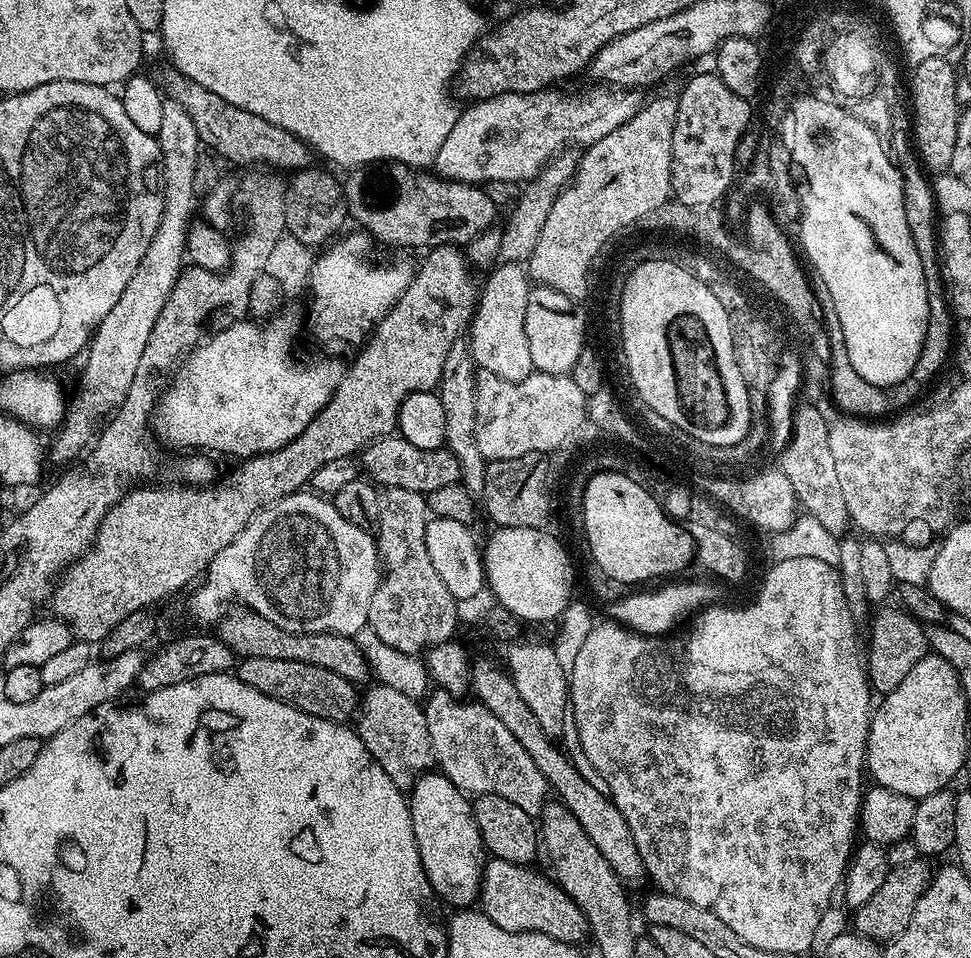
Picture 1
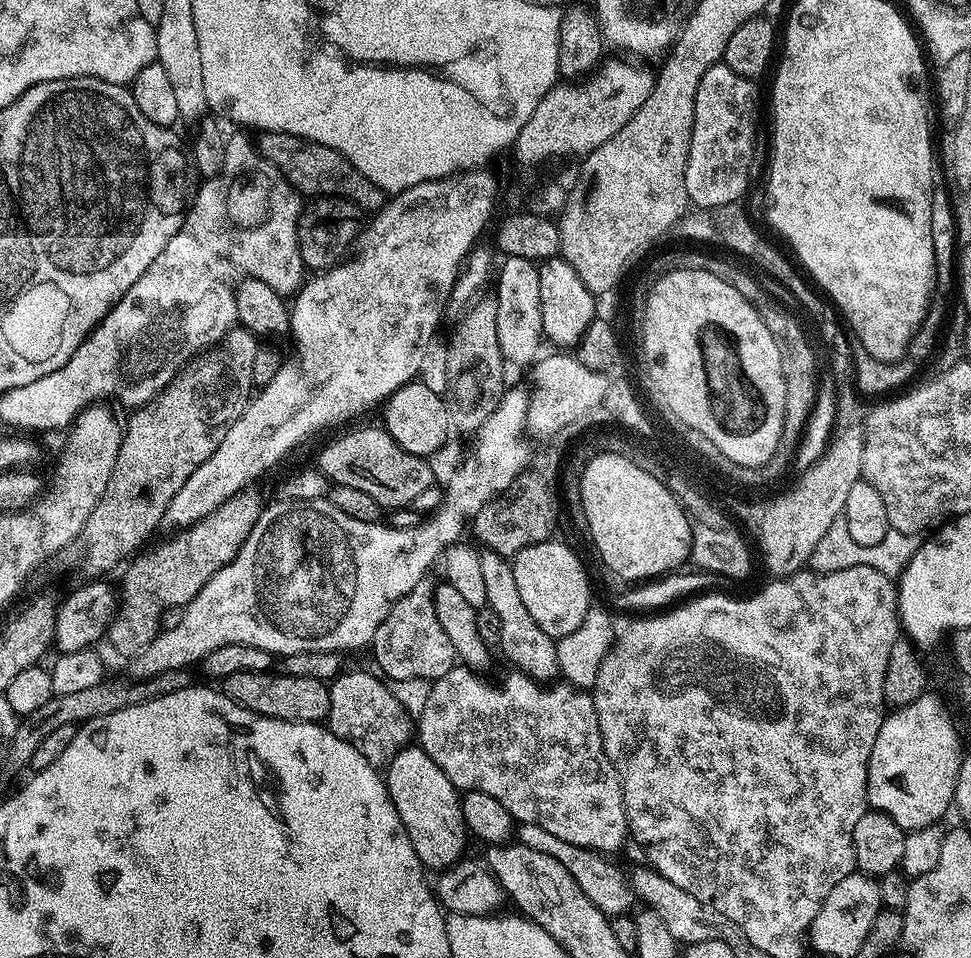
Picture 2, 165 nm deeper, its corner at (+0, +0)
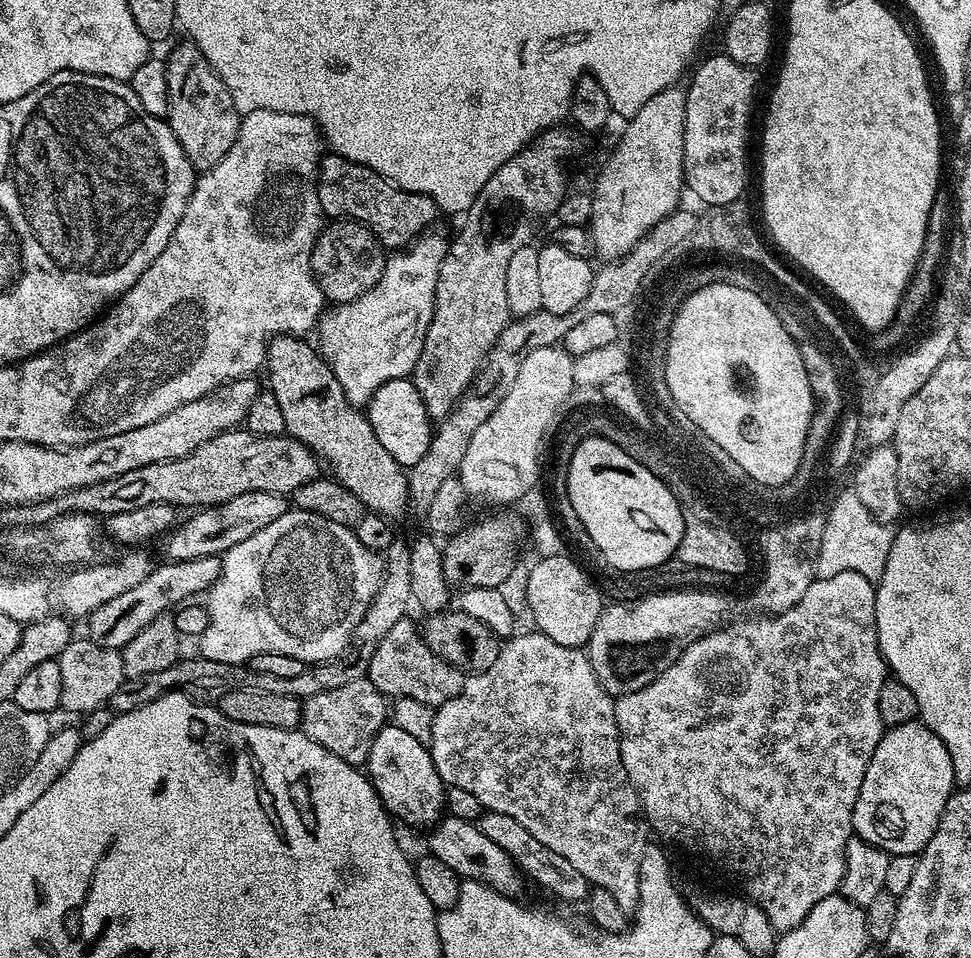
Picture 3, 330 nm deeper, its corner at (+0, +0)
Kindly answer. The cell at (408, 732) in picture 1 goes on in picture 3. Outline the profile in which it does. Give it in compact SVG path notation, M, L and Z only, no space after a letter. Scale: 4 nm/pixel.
M363 678L305 699L300 710L299 731L318 742L318 746L326 746L326 750L342 758L342 762L364 766L368 763L370 746L374 746L374 738L383 730L389 716L389 701Z

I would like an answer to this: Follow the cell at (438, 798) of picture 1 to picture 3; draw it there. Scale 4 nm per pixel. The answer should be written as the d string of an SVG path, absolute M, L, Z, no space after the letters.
M385 723L370 746L366 775L388 815L404 824L427 829L435 825L446 812L446 785L434 766L429 745L418 742L396 724Z

